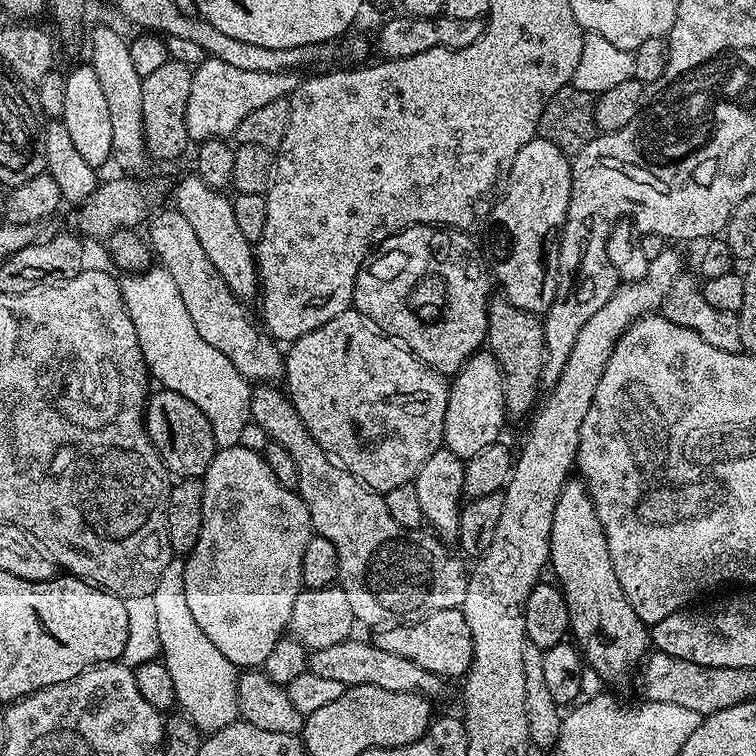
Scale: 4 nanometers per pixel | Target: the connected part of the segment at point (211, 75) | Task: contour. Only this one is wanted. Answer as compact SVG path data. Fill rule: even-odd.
M213 58L206 59L203 64L198 64L194 68L190 96L184 111L189 141L199 142L231 137L236 131L238 122L242 122L242 118L246 118L250 110L258 110L262 106L267 106L269 102L291 96L292 91L300 85L300 81L301 77L295 71L262 73L261 71L238 70L237 67L228 66L225 62Z

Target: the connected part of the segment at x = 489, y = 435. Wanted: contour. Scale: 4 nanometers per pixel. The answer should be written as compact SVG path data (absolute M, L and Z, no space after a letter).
M475 352L455 376L451 377L446 402L446 422L444 423L443 447L448 448L461 460L467 461L478 450L497 443L500 431L506 425L504 395L502 394L502 370L491 352Z

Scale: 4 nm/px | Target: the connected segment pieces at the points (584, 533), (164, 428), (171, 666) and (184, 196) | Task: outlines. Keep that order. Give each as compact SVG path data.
M579 478L568 479L562 486L562 494L558 494L554 526L550 526L548 558L566 598L568 627L571 635L576 635L575 643L587 667L604 680L626 679L632 666L639 665L649 651L650 628L634 614L634 606L626 602L626 594L618 586L618 574L614 574L614 562L610 562L602 522L598 522L588 487Z
M160 388L149 395L144 410L144 429L158 450L160 461L176 478L202 478L218 451L210 418L190 402L169 388Z
M174 558L162 570L156 583L156 589L150 597L152 616L156 619L156 640L160 643L159 655L166 670L170 670L170 679L174 682L176 703L186 713L189 720L200 729L201 733L211 734L222 730L237 719L236 665L206 638L205 632L194 622L190 606L186 603L186 578L184 560Z
M195 174L184 176L176 184L175 211L186 218L195 233L199 245L206 250L206 258L214 262L222 282L241 302L252 302L257 299L260 287L260 271L256 268L256 253L253 241L242 235L242 229L234 218L234 206L223 191L211 188L203 178Z

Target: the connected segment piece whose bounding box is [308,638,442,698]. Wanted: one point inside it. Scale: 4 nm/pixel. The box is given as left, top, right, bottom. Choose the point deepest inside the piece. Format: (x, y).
(351, 661)

